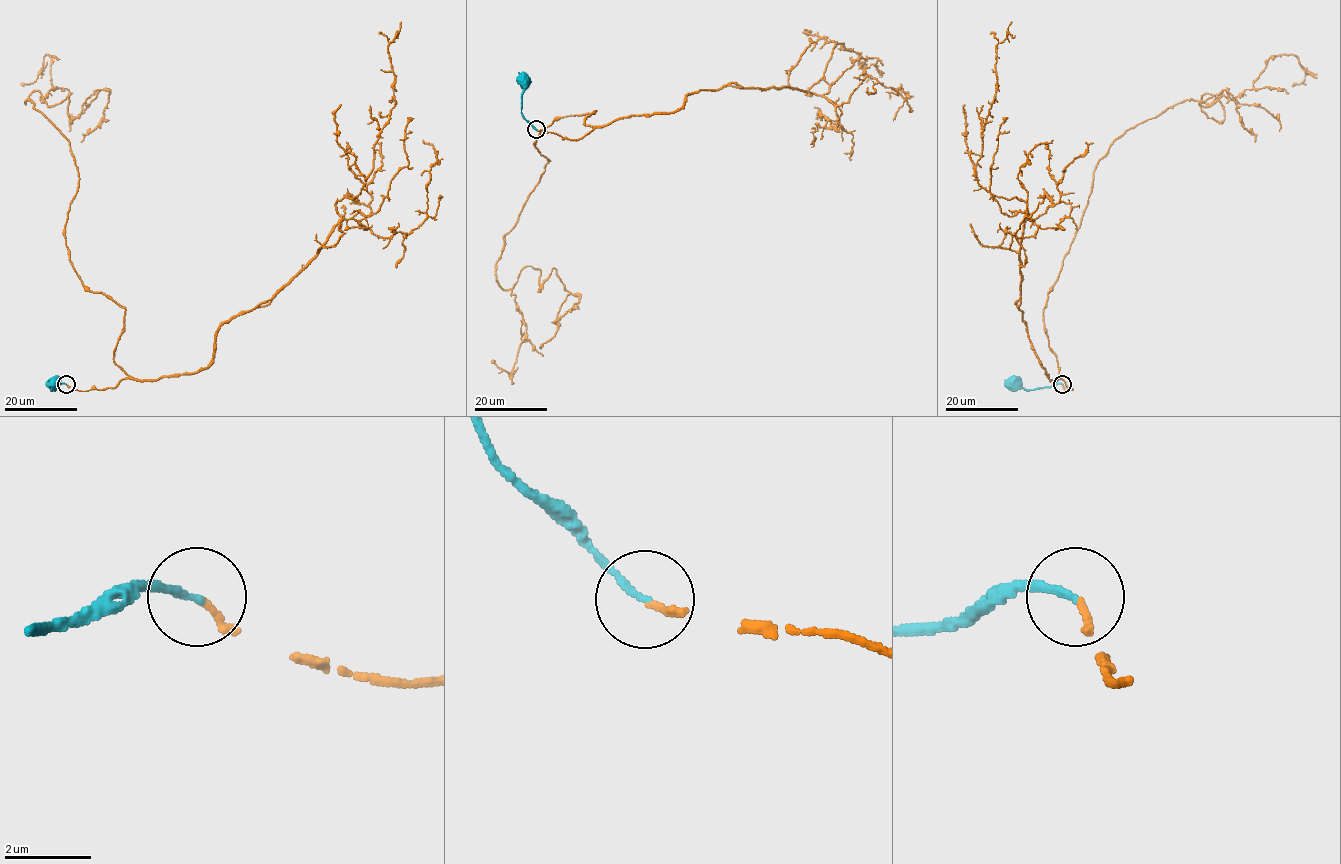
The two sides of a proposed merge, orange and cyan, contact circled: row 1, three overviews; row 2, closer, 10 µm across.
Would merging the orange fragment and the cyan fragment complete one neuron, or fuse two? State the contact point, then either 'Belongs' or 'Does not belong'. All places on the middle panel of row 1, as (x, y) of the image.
Place: (536, 129). Belongs

